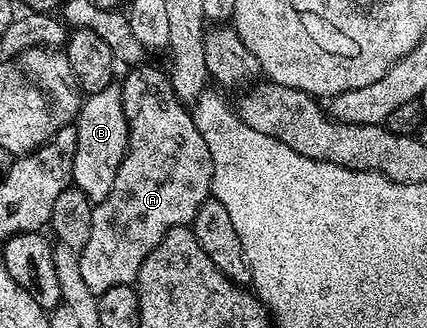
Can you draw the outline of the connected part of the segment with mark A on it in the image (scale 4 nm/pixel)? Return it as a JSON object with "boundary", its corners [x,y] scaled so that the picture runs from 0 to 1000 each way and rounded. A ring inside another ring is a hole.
{"boundary":[[[330,195],[297,216],[290,250],[279,253],[281,308],[290,363],[300,372],[300,457],[290,470],[258,598],[222,619],[211,671],[211,732],[183,768],[192,851],[211,890],[234,899],[258,878],[307,872],[323,829],[351,780],[351,768],[410,689],[440,689],[454,671],[464,634],[496,591],[496,479],[473,402],[450,363],[447,332],[415,299],[391,223],[365,201]]]}

